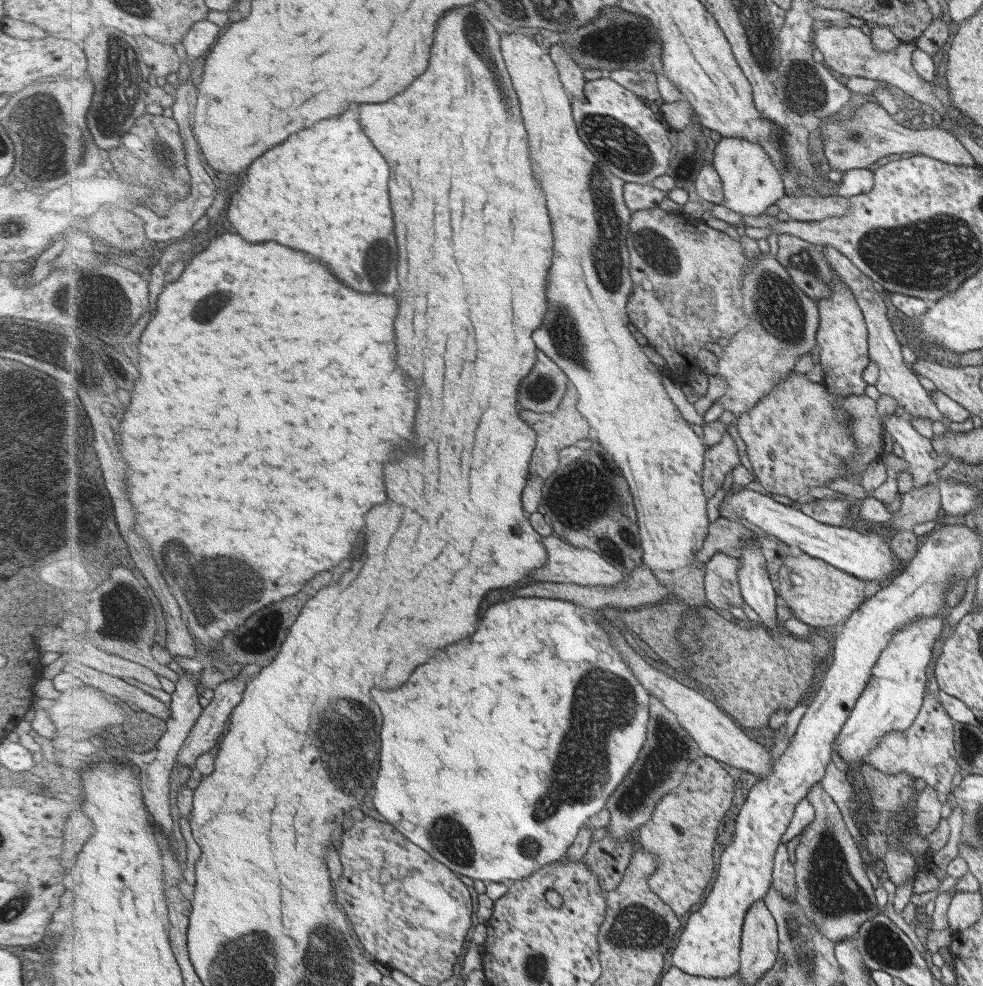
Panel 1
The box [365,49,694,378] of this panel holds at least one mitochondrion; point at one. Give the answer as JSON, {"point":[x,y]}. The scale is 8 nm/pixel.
{"point":[618,142]}

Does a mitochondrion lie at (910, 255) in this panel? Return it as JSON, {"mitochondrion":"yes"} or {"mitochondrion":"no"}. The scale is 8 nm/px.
{"mitochondrion":"yes"}

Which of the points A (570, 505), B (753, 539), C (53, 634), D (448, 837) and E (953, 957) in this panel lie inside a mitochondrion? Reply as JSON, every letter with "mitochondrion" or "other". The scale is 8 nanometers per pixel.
{"A":"mitochondrion","B":"other","C":"other","D":"mitochondrion","E":"other"}

